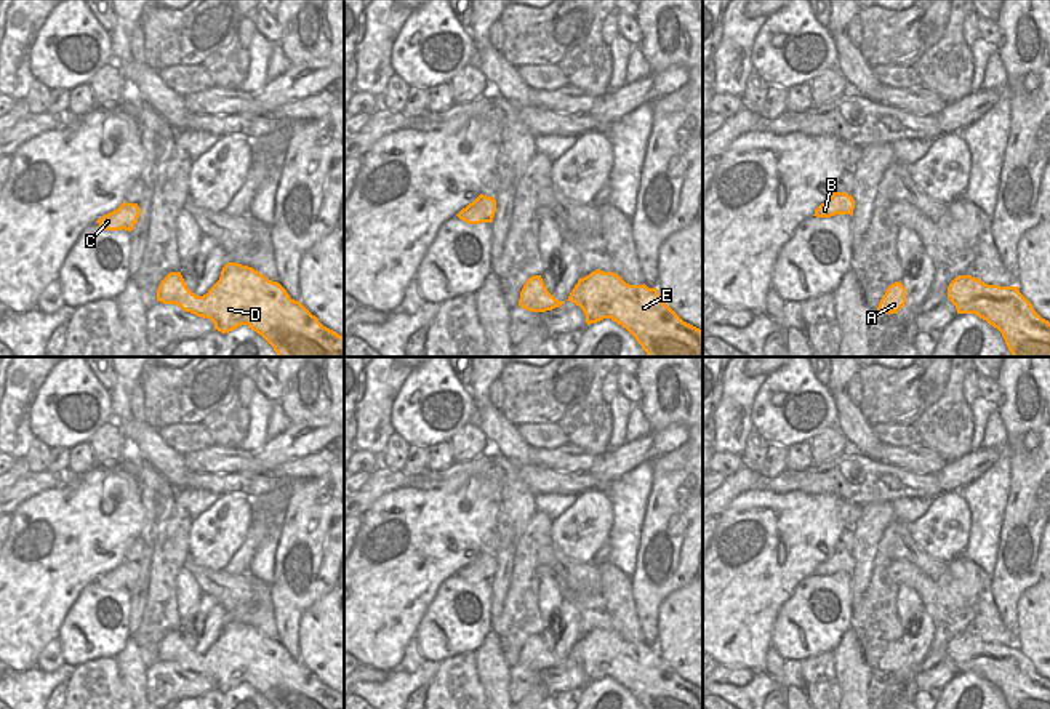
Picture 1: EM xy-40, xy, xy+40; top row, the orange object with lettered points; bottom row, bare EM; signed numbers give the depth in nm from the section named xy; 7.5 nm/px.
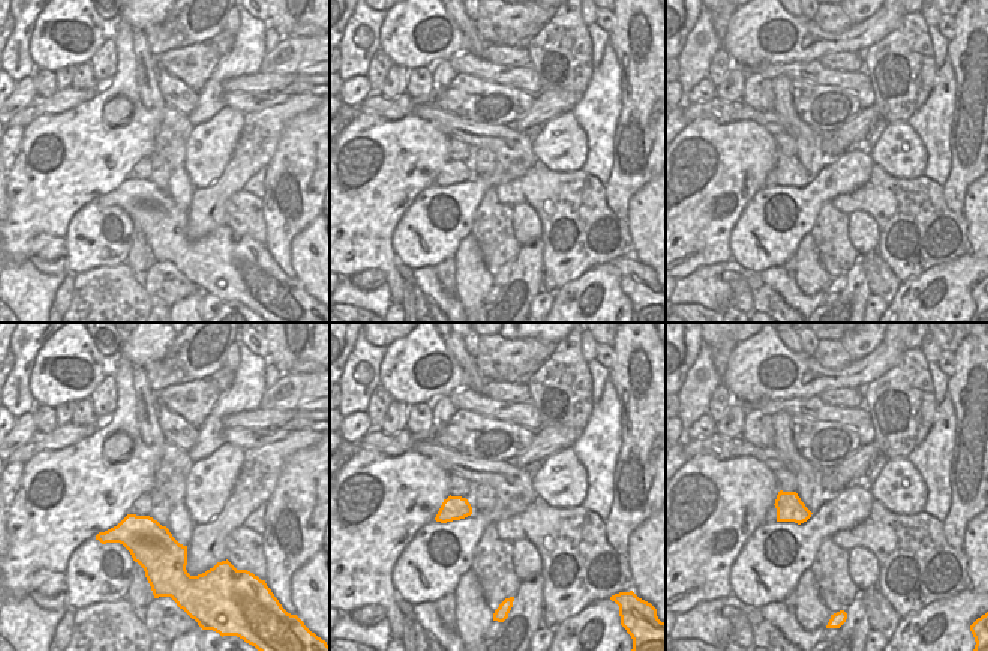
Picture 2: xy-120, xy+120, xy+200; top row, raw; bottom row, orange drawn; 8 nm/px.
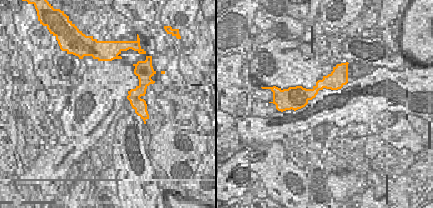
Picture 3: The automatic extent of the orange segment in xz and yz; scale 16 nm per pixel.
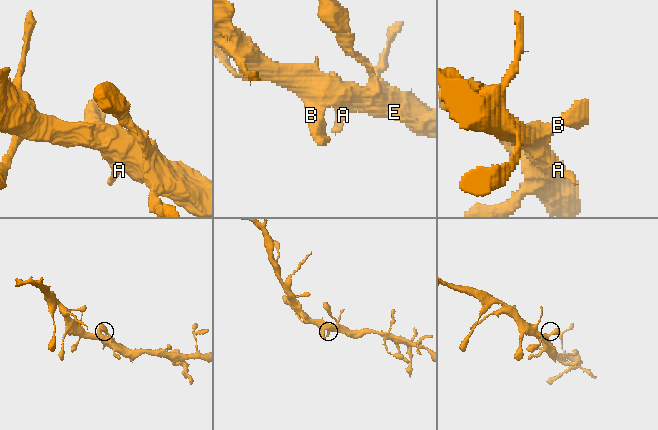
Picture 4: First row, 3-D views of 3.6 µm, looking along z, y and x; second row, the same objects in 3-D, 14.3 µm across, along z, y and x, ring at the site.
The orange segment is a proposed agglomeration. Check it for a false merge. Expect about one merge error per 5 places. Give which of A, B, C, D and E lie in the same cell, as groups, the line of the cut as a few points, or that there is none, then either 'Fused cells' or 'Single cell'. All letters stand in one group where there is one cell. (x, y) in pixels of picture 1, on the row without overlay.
Groups: A B C D E. No split. Single cell.

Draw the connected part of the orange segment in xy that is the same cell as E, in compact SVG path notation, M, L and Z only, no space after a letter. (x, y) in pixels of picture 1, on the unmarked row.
M600 627L578 639L567 659L579 664L586 682L611 677L626 687L643 709L703 709L703 690L683 680L659 655L656 647L629 643L615 631Z

